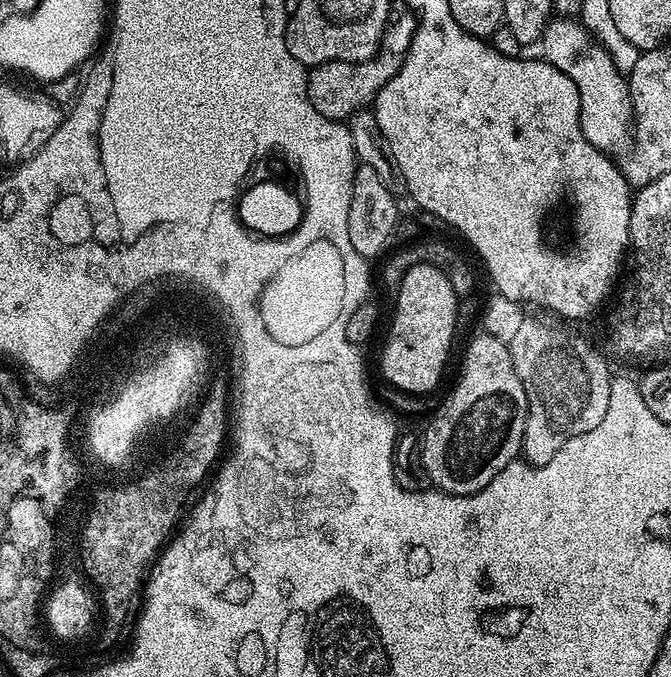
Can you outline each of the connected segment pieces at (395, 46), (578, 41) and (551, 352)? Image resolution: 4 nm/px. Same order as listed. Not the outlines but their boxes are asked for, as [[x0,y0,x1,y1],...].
[[308,6,416,122],[543,18,634,154],[507,326,614,466]]

